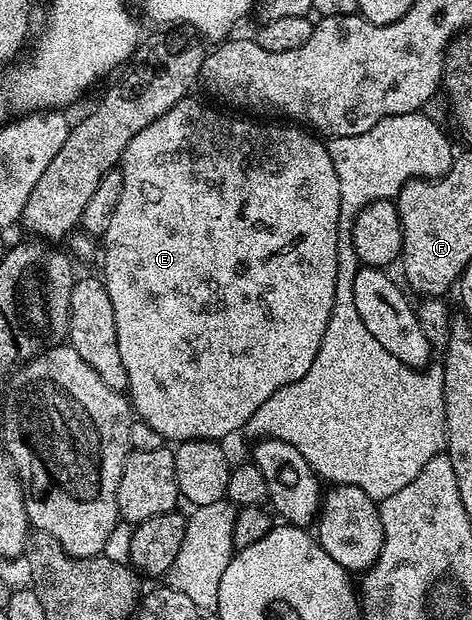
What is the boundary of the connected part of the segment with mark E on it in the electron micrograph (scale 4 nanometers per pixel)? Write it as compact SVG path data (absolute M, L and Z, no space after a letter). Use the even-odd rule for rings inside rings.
M192 99L179 100L170 106L170 110L166 110L166 114L162 114L162 118L154 118L150 126L138 130L138 134L130 138L130 146L126 146L124 157L118 165L122 174L122 198L118 198L114 218L110 218L110 226L106 226L102 237L102 279L106 294L110 294L110 303L114 306L118 354L122 354L122 366L126 366L126 395L133 413L154 426L166 442L224 442L239 428L240 431L247 429L254 410L258 410L270 394L282 390L282 386L298 382L298 378L310 370L314 358L318 358L318 346L322 346L322 334L326 334L326 322L330 322L330 310L334 310L334 290L338 278L338 177L327 143L311 131L288 122L255 124L252 120L243 120L240 117L243 115L227 116L200 100Z

